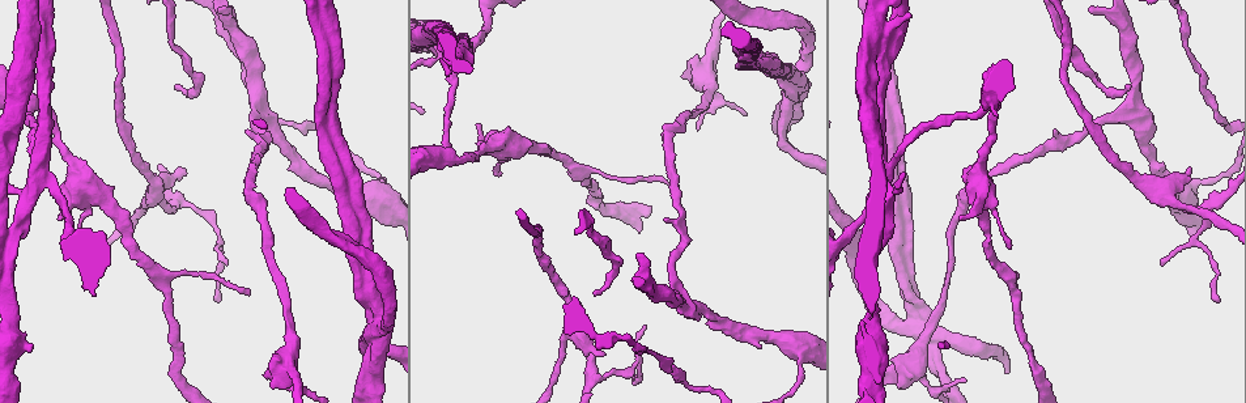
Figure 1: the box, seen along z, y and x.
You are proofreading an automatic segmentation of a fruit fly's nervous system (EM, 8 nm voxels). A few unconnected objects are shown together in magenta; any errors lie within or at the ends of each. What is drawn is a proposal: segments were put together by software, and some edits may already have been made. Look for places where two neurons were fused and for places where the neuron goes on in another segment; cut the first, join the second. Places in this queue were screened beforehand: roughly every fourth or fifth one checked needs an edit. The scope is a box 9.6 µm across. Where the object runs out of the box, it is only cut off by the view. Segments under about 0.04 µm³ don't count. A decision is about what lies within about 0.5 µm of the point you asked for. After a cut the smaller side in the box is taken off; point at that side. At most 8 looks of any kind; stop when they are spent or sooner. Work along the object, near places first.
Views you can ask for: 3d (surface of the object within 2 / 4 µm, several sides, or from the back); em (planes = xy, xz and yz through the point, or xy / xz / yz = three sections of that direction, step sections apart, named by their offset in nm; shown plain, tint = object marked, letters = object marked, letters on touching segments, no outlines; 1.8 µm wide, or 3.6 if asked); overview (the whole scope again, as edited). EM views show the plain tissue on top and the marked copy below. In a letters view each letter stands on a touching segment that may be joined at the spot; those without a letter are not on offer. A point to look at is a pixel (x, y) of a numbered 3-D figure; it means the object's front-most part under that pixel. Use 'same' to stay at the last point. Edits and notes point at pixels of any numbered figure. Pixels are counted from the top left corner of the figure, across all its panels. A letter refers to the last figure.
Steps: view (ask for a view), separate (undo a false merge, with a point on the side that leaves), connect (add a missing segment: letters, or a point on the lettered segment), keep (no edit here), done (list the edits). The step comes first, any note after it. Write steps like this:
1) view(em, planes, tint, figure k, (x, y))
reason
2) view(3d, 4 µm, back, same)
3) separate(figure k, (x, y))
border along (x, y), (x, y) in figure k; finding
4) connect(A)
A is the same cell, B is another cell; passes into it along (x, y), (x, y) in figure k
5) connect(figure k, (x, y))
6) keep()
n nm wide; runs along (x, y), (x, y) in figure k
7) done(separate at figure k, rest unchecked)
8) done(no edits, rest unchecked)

view(em, planes, letters, figure 1, (42, 183))
sharp bend

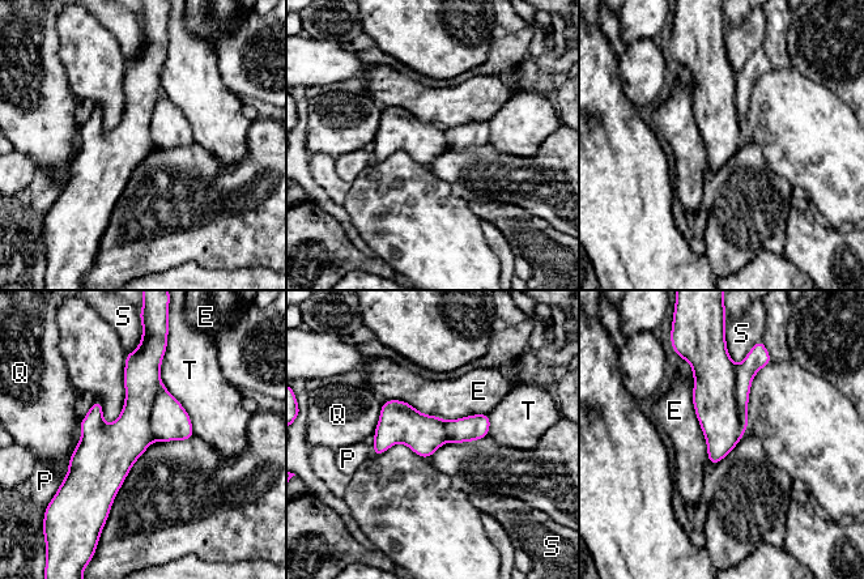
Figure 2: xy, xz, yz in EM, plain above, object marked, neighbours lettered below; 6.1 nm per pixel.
separate(figure 2, (753, 362))
E, P, Q, S and T are other cells; border along (735, 366), (735, 409), (745, 429) in figure 2; two neurons meet here

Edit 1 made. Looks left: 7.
view(overview)
see it whole again

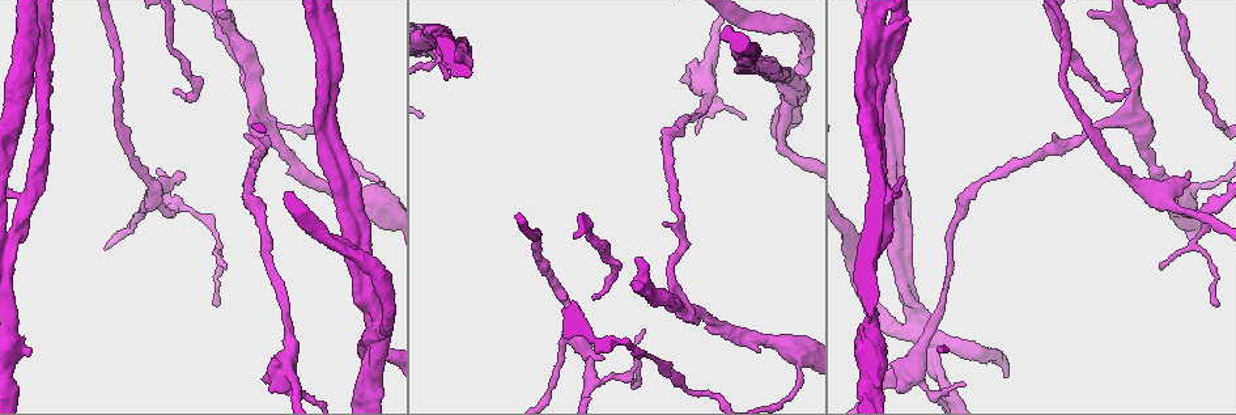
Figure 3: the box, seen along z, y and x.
view(em, planes, letters, figure 3, (909, 17))
branch stops here

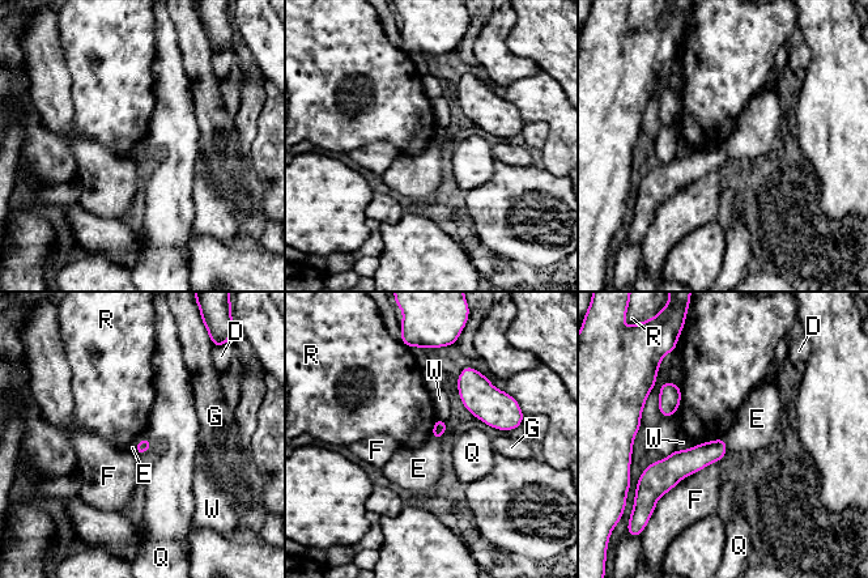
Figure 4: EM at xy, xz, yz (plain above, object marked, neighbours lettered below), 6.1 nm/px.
keep()
D, E, F, G, Q, R and W are other cells; no lettered segment goes on from it

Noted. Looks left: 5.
view(3d, 4 µm, figure 3, (329, 108))
branch point

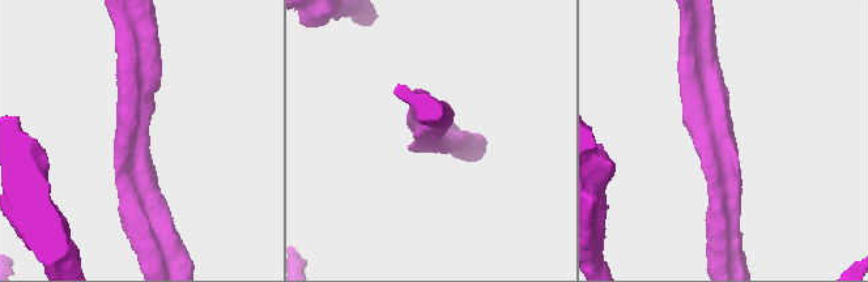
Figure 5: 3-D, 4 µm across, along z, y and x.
view(em, yz, step 8, letters, figure 5, (720, 132))

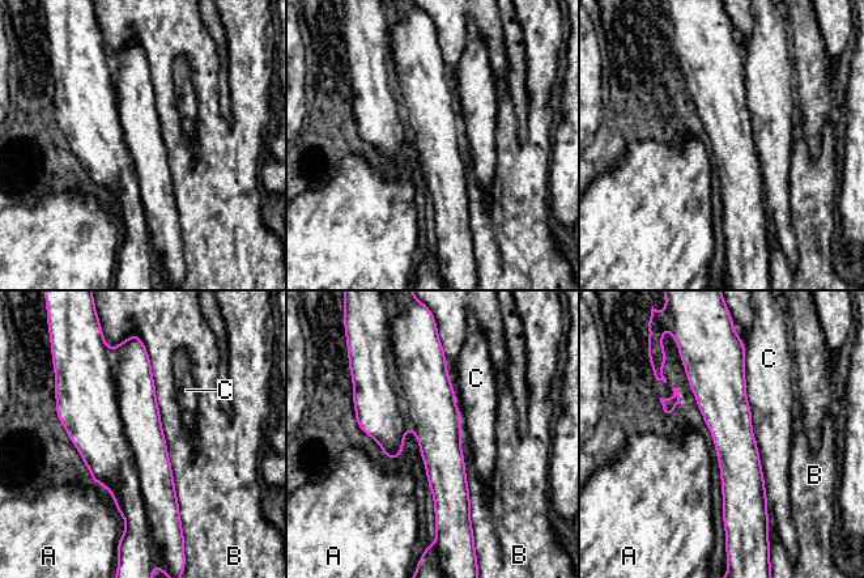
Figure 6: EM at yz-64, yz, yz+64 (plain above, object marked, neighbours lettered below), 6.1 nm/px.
keep()
A, B and C are other cells; border along (93, 481), (109, 492), (115, 505) in figure 6; all the same neuron

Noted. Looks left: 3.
view(3d, 4 µm, figure 3, (377, 326))
arms run side by side

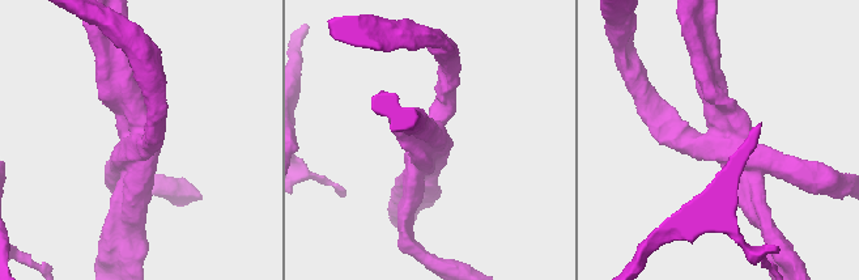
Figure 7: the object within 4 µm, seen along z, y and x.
view(em, planes, tint, figure 7, (436, 132))
4 arms; shape alone is not enough

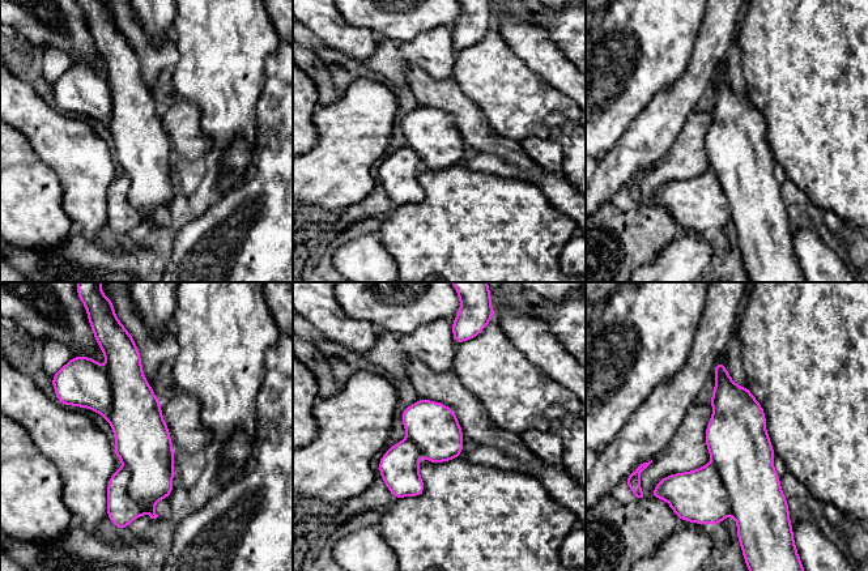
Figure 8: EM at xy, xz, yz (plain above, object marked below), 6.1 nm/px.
view(em, planes, letters, same)

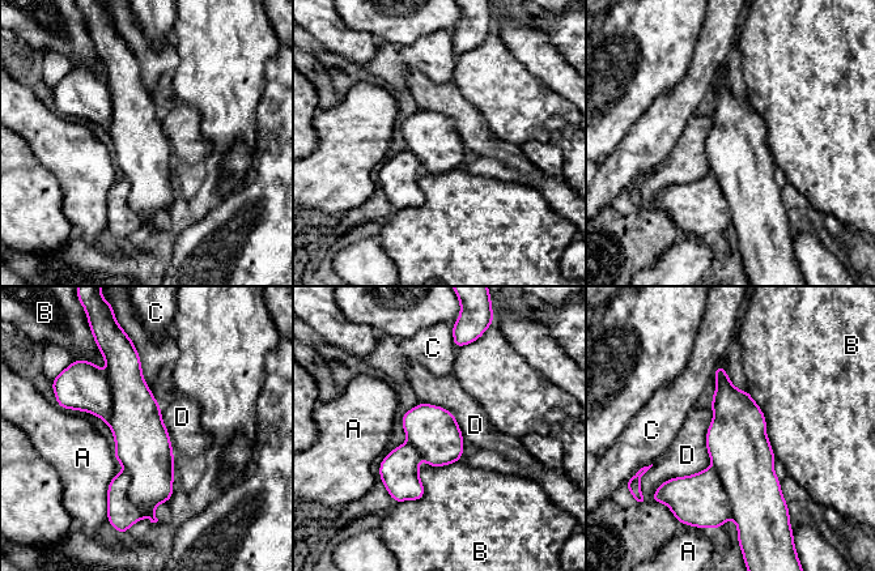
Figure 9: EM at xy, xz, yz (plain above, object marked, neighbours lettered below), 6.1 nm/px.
separate(figure 9, (122, 514))
320 nm wide; A, B, C and D are other cells; border along (124, 471), (127, 495), (144, 516) in figure 9; a second neuron is stuck on

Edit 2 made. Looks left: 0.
done(separate at figure 2, separate at figure 9, rest unchecked)

